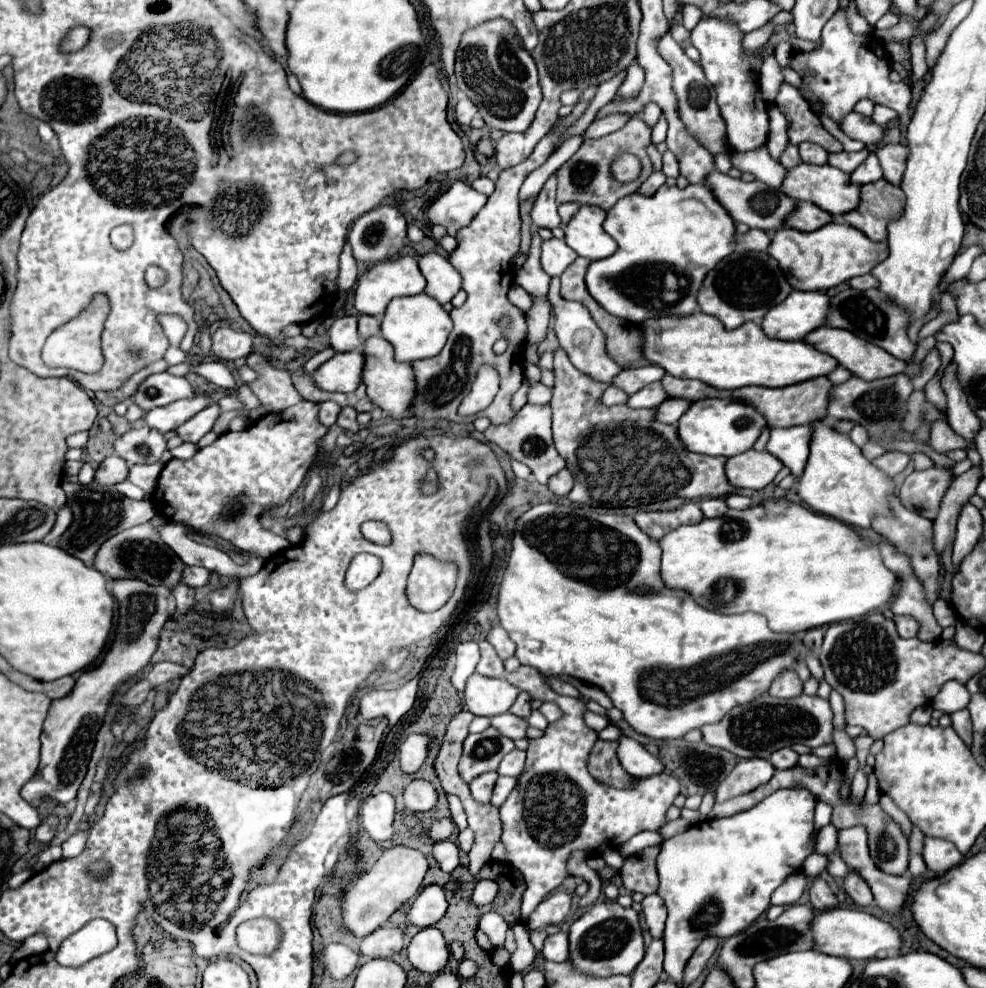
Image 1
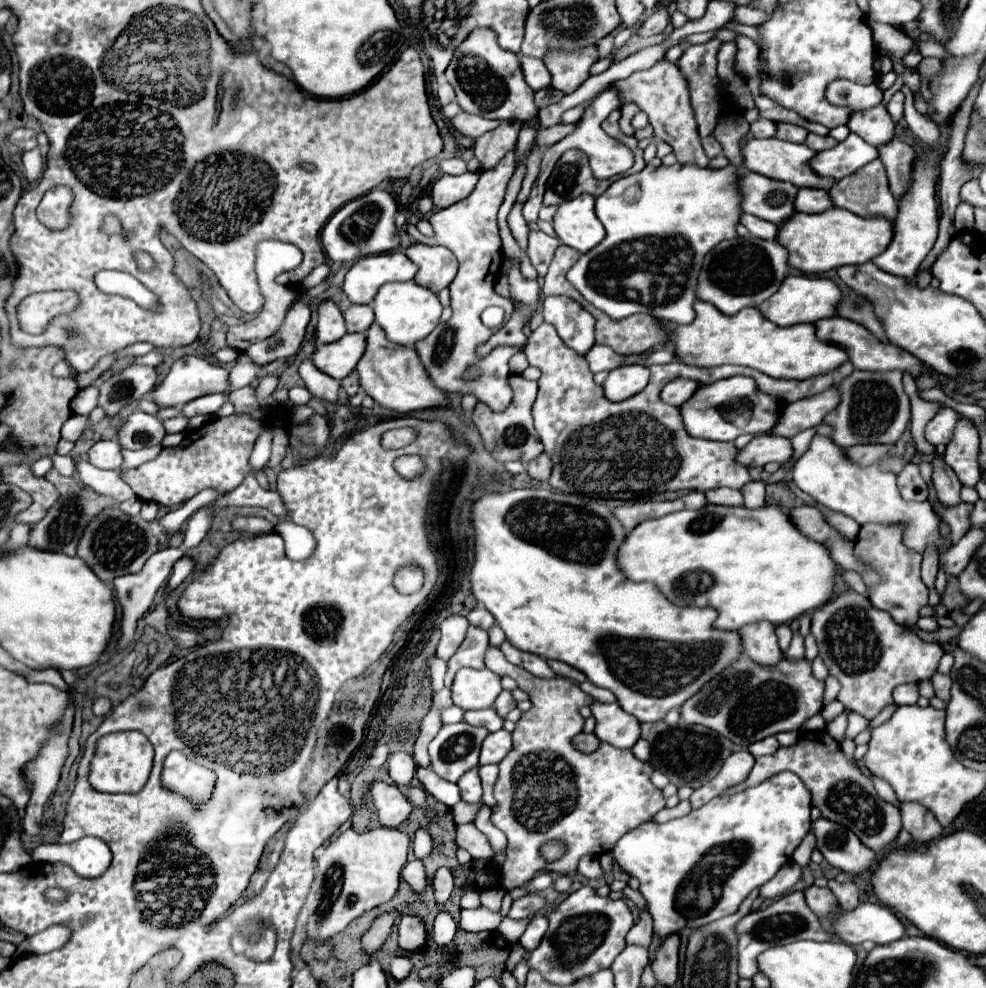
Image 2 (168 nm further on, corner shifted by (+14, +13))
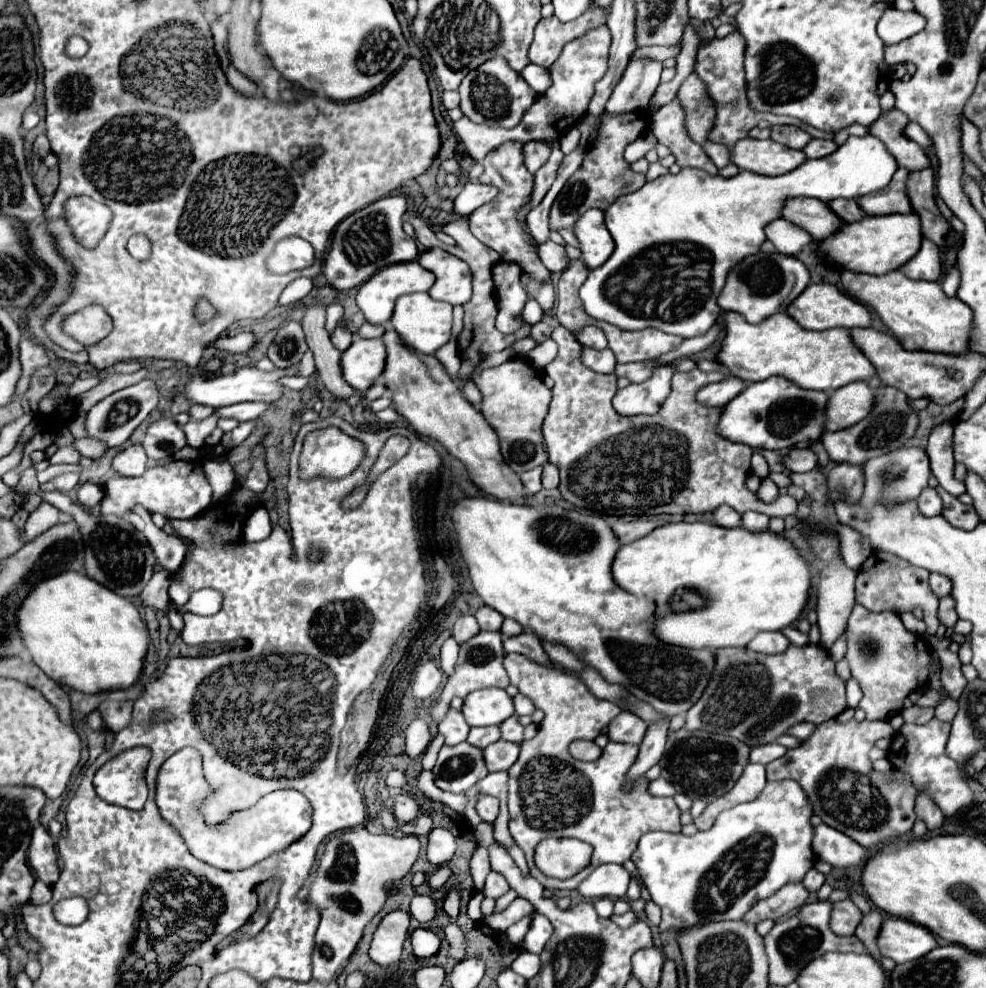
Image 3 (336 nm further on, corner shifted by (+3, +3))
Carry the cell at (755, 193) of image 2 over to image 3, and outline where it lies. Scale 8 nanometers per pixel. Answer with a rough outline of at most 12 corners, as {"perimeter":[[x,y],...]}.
{"perimeter":[[789,199],[783,219],[823,241],[845,223],[819,199]]}

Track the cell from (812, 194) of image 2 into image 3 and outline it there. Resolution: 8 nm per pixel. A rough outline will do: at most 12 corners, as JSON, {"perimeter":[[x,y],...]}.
{"perimeter":[[847,199],[829,201],[831,209],[847,223],[865,217],[859,203]]}

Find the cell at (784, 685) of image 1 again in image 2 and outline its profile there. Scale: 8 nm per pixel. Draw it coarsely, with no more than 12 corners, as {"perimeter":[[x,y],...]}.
{"perimeter":[[772,623],[740,629],[752,661],[774,667],[784,657]]}

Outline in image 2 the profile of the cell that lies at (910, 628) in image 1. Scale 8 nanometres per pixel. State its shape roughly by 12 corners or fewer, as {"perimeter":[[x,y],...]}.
{"perimeter":[[864,523],[856,555],[882,583],[868,589],[874,607],[914,627],[928,603],[922,555],[902,541],[898,523]]}

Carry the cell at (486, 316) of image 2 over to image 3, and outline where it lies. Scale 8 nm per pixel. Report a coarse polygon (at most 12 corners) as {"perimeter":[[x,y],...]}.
{"perimeter":[[515,263],[495,265],[497,329],[505,335],[523,327],[528,298]]}

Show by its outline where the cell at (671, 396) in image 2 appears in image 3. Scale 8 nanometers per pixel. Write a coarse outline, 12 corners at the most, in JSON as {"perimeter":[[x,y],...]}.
{"perimeter":[[737,377],[711,383],[697,393],[697,401],[723,407],[745,389]]}

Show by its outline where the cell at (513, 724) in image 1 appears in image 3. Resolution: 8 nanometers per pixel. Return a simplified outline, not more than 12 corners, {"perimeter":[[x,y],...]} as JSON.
{"perimeter":[[473,727],[467,743],[485,749],[499,741],[497,727]]}

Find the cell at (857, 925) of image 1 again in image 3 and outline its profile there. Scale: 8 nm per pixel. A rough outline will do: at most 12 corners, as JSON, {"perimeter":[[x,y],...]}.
{"perimeter":[[885,919],[877,943],[895,963],[915,961],[937,947],[931,931]]}

